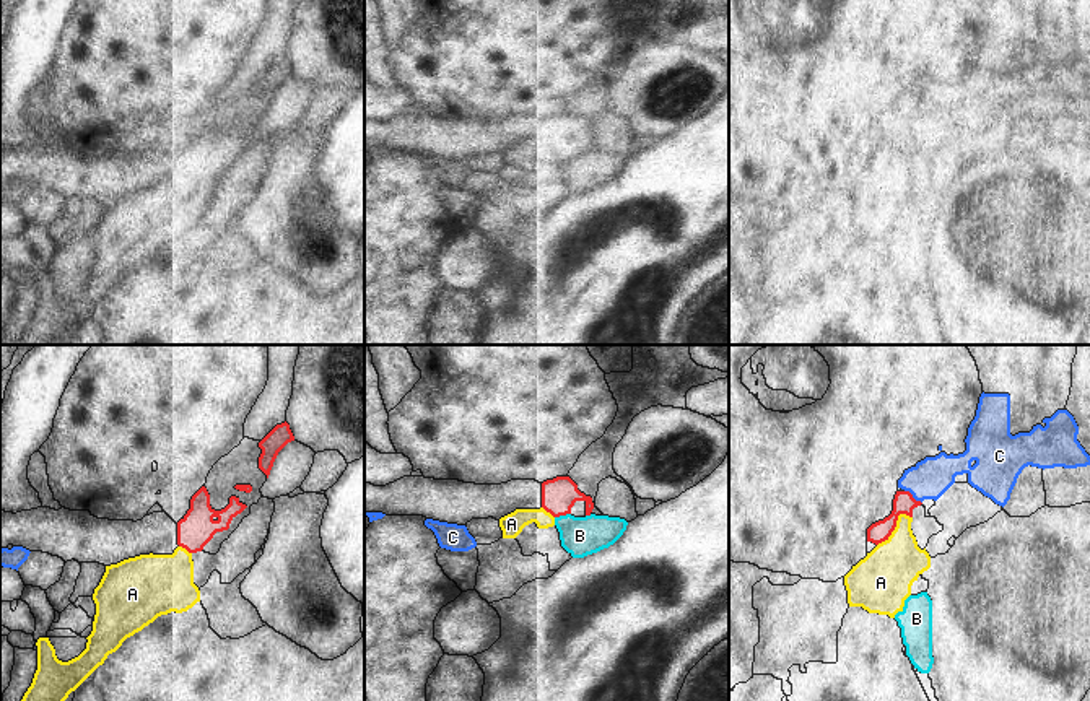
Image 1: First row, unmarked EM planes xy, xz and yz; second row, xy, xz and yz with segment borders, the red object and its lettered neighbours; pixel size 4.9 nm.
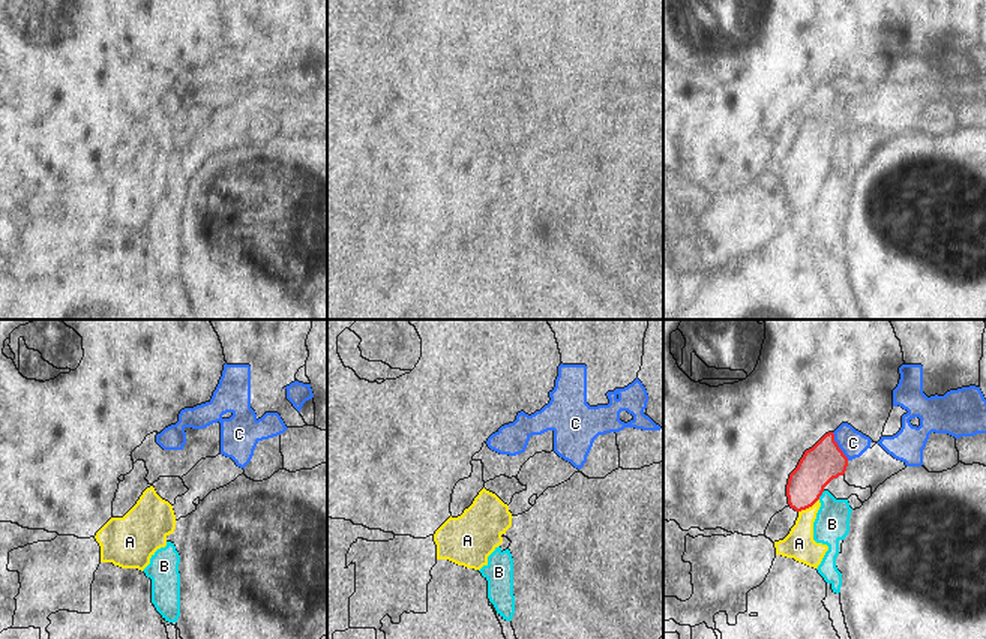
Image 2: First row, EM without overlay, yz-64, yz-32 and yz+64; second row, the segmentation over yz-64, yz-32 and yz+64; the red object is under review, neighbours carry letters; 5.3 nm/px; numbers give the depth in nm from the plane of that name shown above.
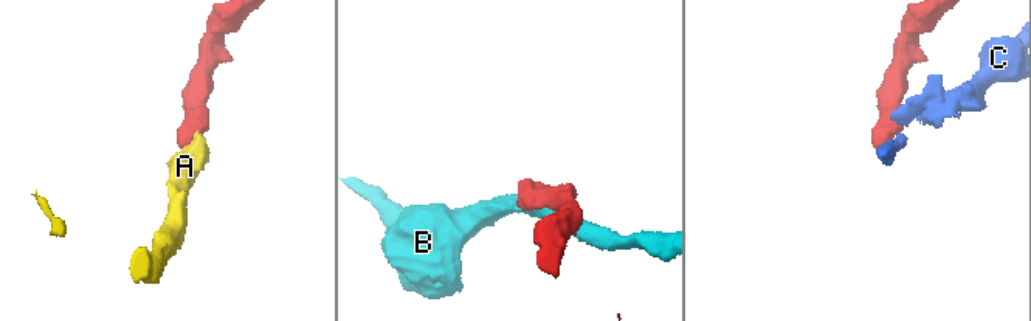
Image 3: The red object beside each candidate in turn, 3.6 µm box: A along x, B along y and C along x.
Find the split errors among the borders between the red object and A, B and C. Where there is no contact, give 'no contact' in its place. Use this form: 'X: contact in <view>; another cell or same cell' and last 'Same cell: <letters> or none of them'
A: contact in yz; same cell
B: contact in xz; another cell
C: contact in yz; another cell
Same cell: A

